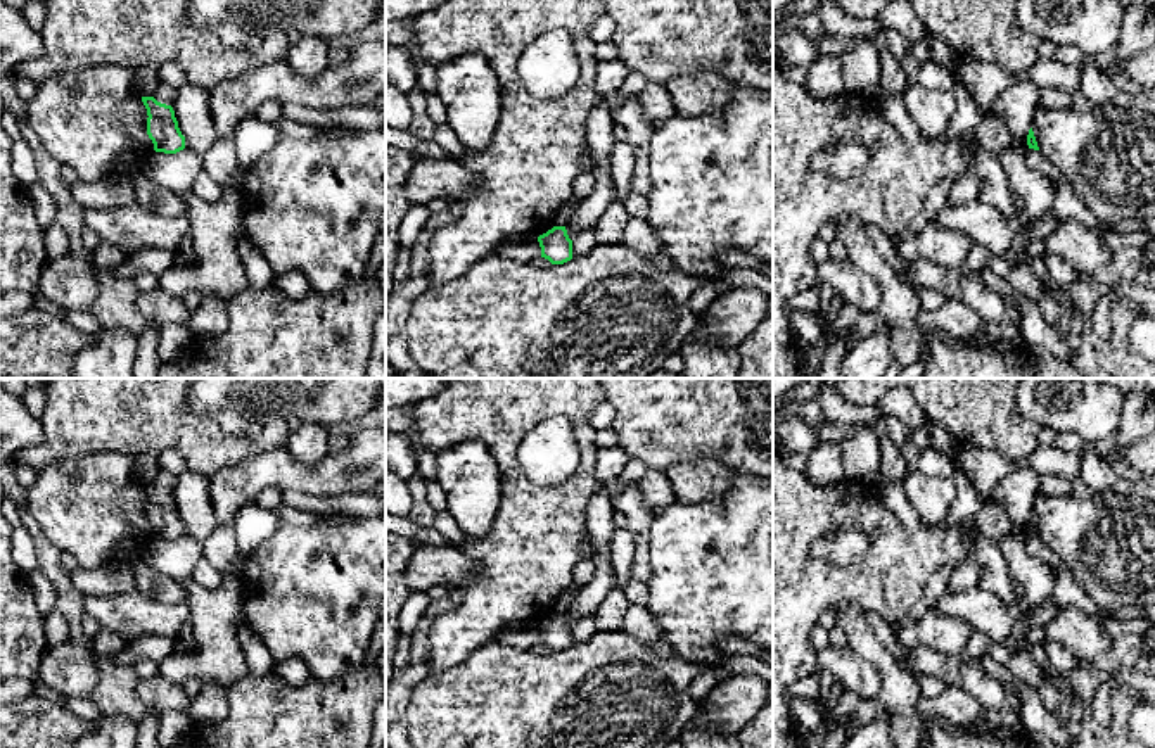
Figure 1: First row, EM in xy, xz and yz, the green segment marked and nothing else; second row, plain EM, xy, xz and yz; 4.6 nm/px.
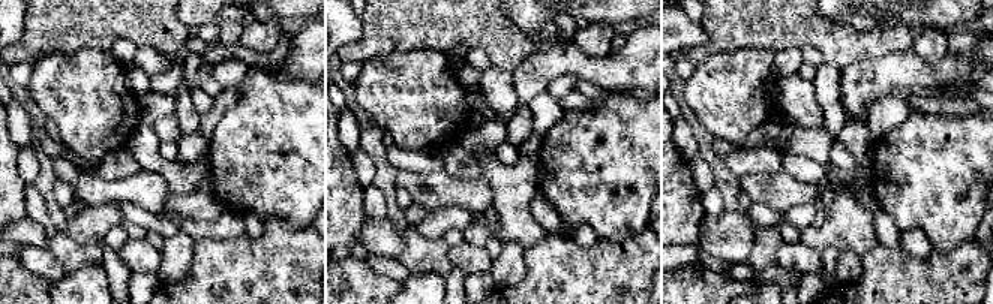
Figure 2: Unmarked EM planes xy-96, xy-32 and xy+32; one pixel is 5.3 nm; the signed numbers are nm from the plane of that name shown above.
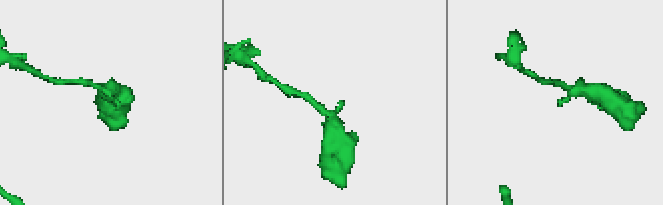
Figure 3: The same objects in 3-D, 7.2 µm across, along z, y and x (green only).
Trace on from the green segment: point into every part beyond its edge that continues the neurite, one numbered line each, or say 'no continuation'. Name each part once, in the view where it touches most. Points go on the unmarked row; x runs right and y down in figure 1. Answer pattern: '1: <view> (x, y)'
no continuation

